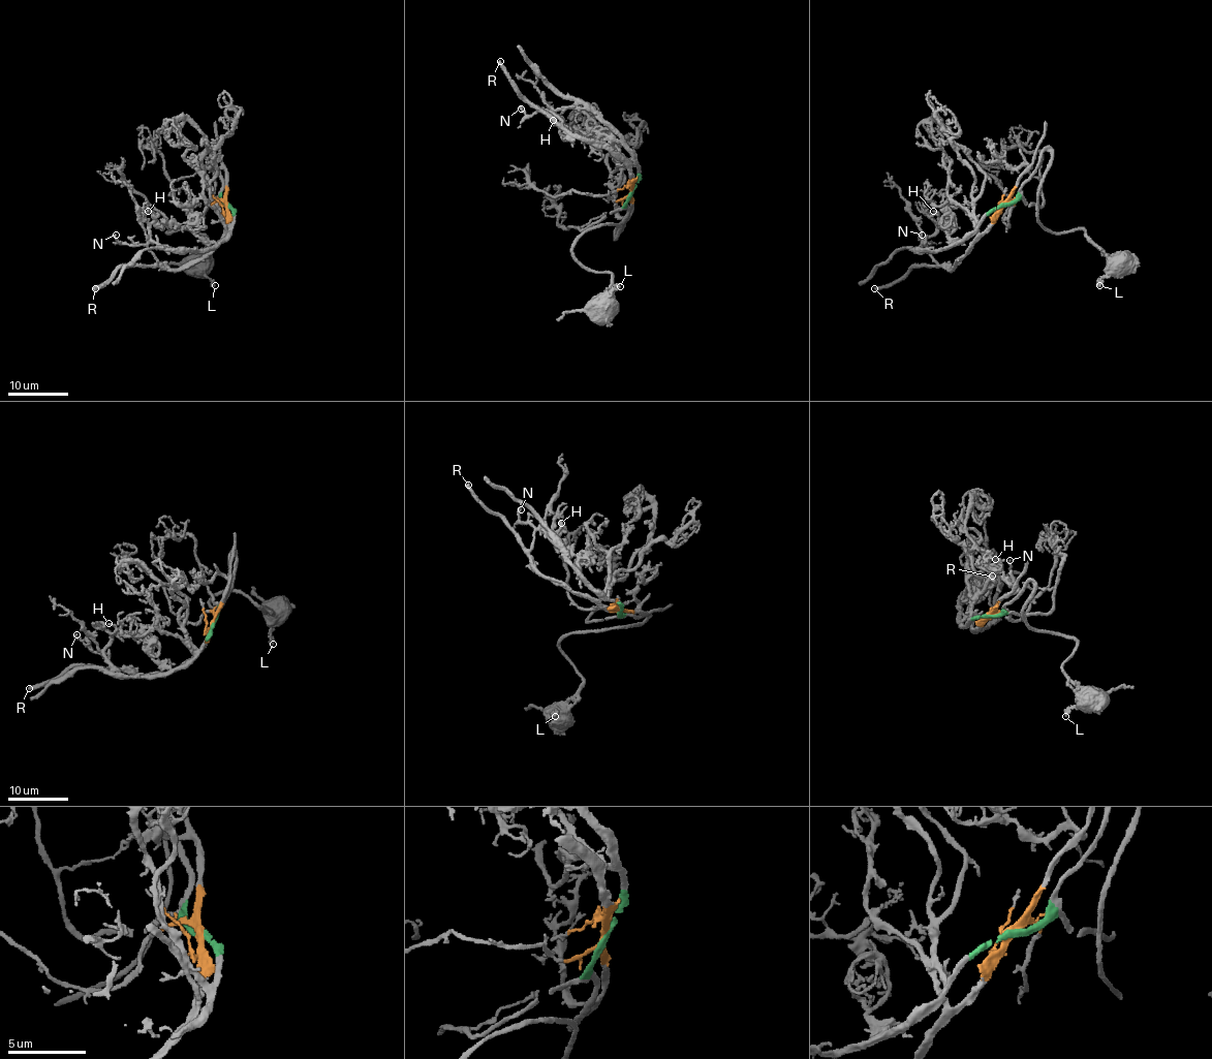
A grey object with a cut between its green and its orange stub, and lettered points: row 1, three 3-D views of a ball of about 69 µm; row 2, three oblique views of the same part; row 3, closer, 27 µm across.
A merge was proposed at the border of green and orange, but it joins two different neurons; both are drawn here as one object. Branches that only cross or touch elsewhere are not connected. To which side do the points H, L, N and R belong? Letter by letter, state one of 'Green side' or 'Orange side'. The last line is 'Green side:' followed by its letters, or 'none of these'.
H: Green side
L: Green side
N: Orange side
R: Orange side
Green side: H, L

